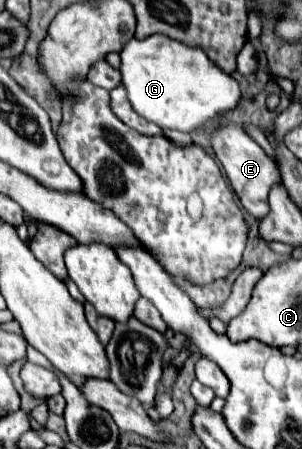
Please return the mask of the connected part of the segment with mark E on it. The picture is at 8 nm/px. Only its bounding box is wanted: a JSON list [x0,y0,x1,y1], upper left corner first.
[212,125,282,219]

